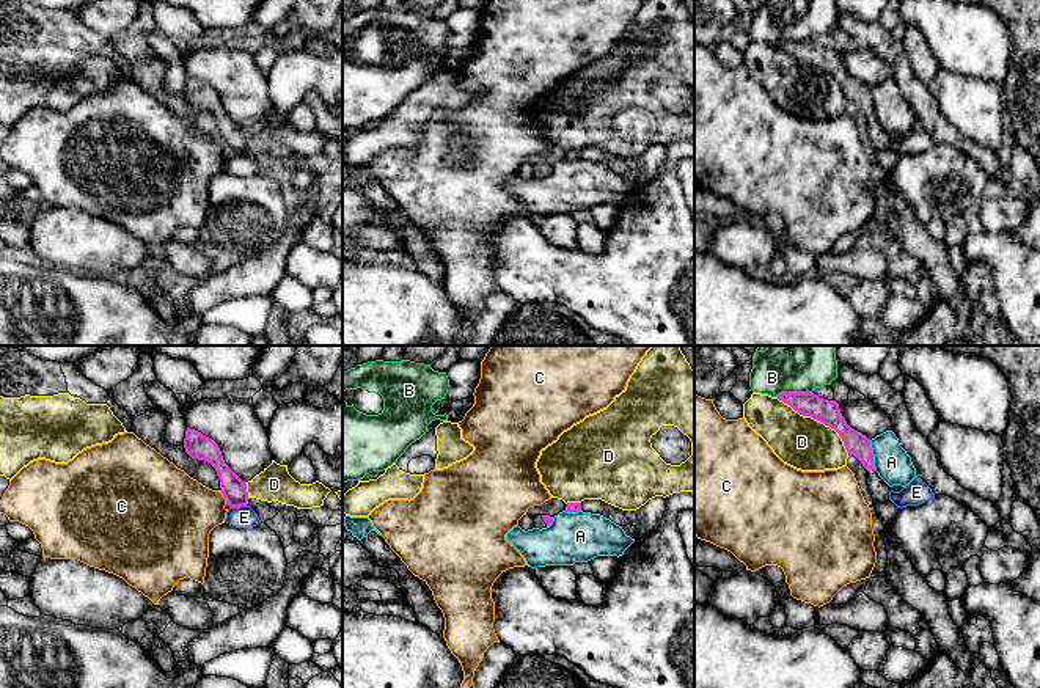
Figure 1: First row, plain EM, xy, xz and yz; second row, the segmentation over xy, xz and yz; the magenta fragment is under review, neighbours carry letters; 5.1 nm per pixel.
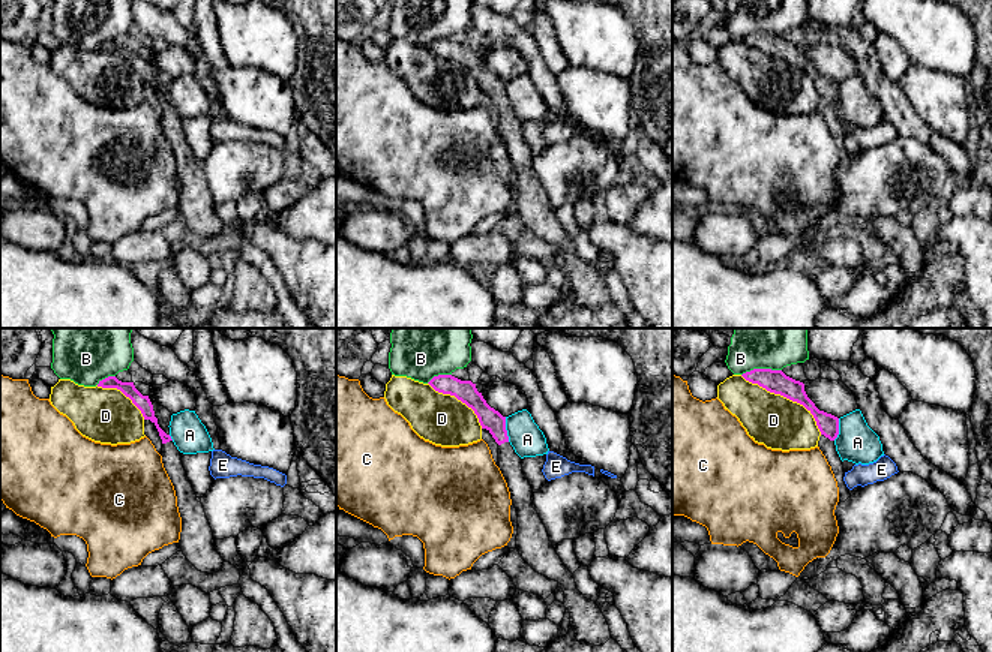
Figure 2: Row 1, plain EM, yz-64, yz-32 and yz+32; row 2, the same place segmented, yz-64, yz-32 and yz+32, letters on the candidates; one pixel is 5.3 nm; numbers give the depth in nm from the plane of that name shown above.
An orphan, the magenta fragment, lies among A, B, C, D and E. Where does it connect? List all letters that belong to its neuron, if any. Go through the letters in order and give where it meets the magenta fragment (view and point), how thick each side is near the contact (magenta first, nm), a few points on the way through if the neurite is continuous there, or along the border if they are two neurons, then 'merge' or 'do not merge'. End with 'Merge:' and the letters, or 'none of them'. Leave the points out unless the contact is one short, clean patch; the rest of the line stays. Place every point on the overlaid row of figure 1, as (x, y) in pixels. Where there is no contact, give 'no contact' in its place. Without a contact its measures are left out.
A: yz (872, 456) | 120/180 nm | along yz (869, 440), (875, 470) | do not merge
B: yz (794, 393) | 130/400 nm | along yz (811, 391), (789, 391), (776, 396) | do not merge
C: xy (223, 495) | 130/380 nm | along xy (220, 490), (227, 503) | do not merge
D: yz (817, 420) | 130/280 nm | do not merge
E: xy (238, 506) | 130/110 nm | along xy (245, 505), (230, 508) | do not merge
Merge: none of them

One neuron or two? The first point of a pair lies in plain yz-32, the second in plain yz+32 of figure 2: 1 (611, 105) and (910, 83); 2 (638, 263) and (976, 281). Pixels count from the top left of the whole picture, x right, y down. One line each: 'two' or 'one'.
1: one
2: one

